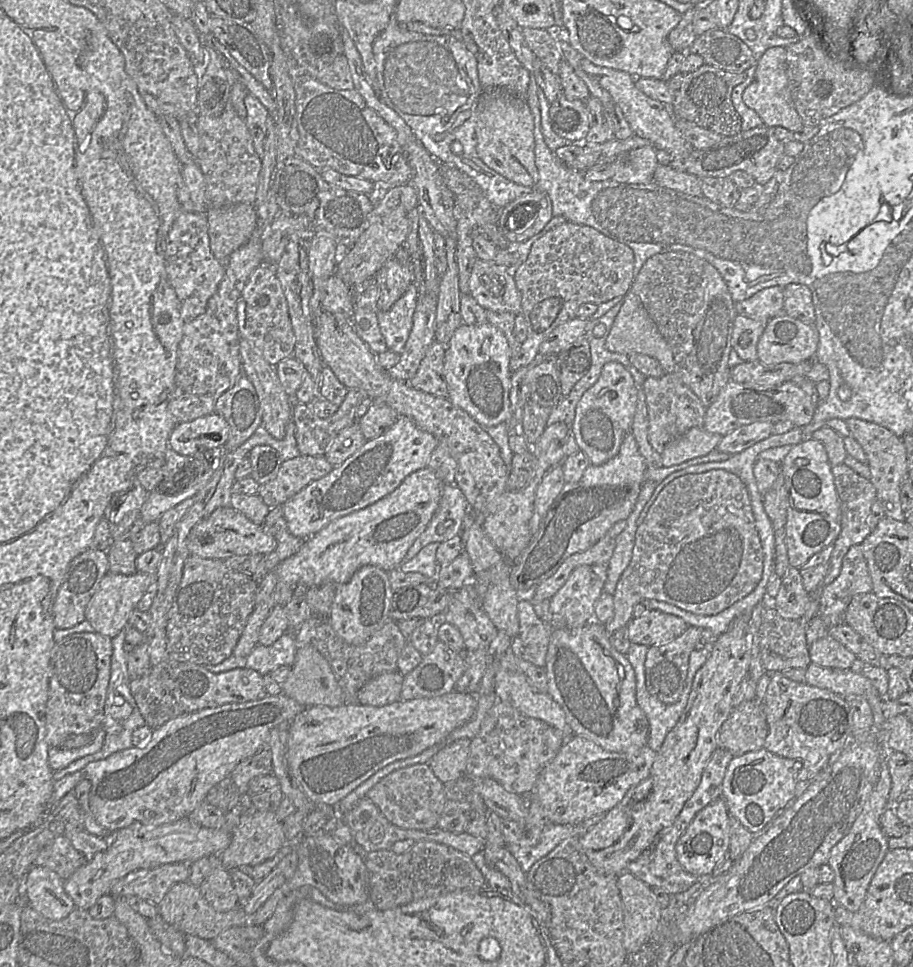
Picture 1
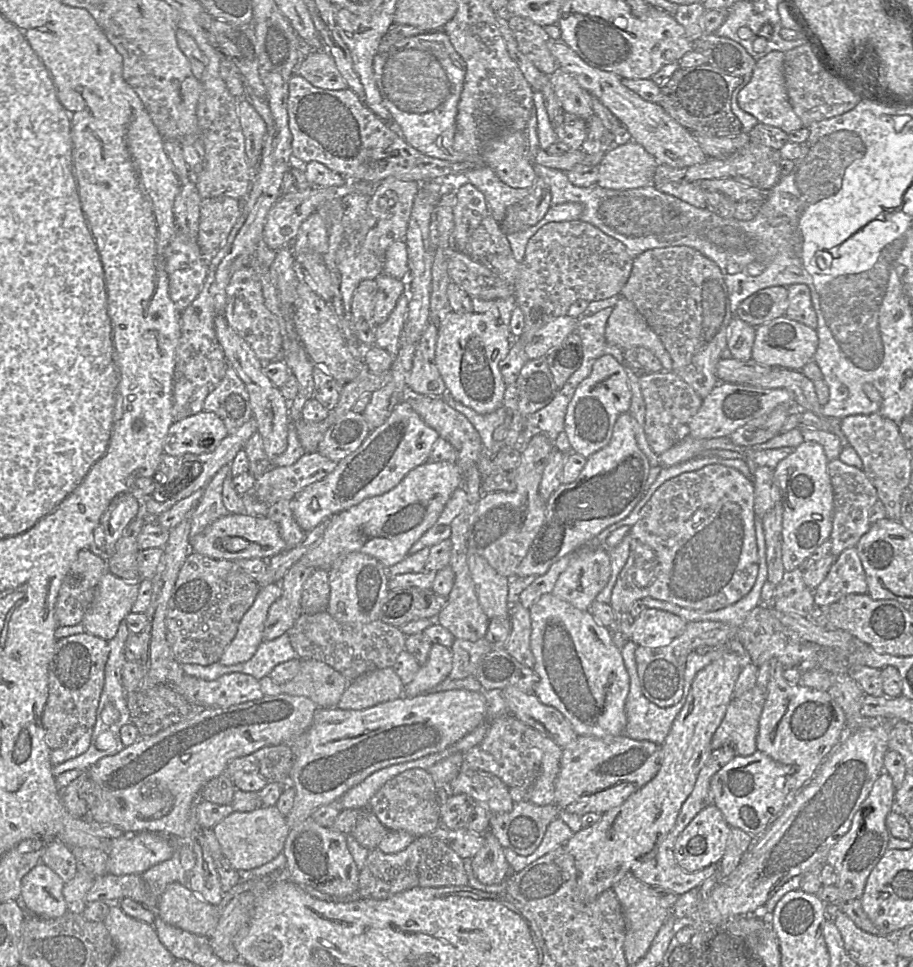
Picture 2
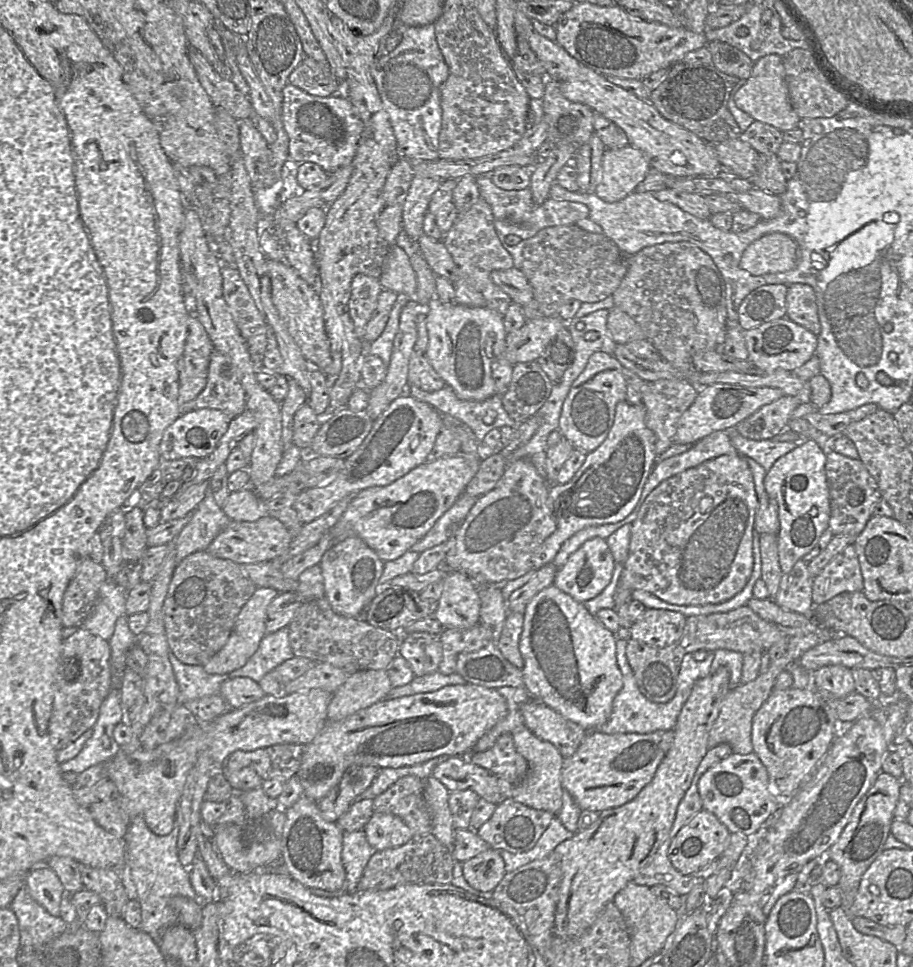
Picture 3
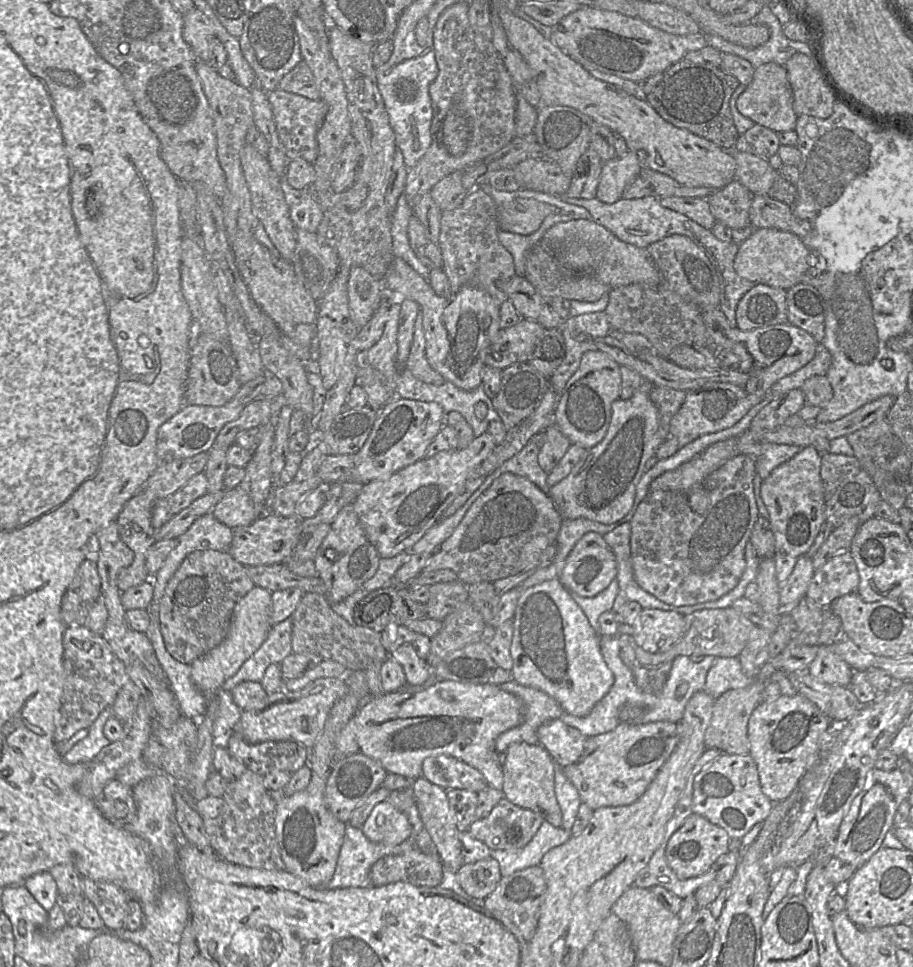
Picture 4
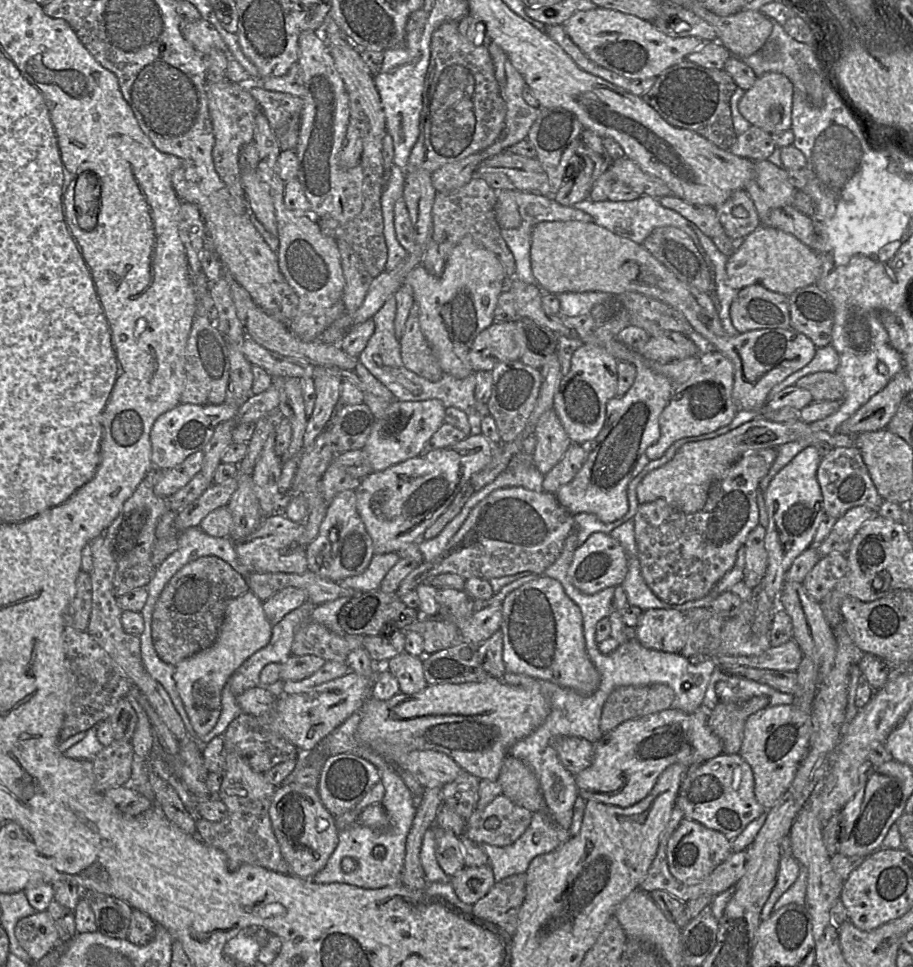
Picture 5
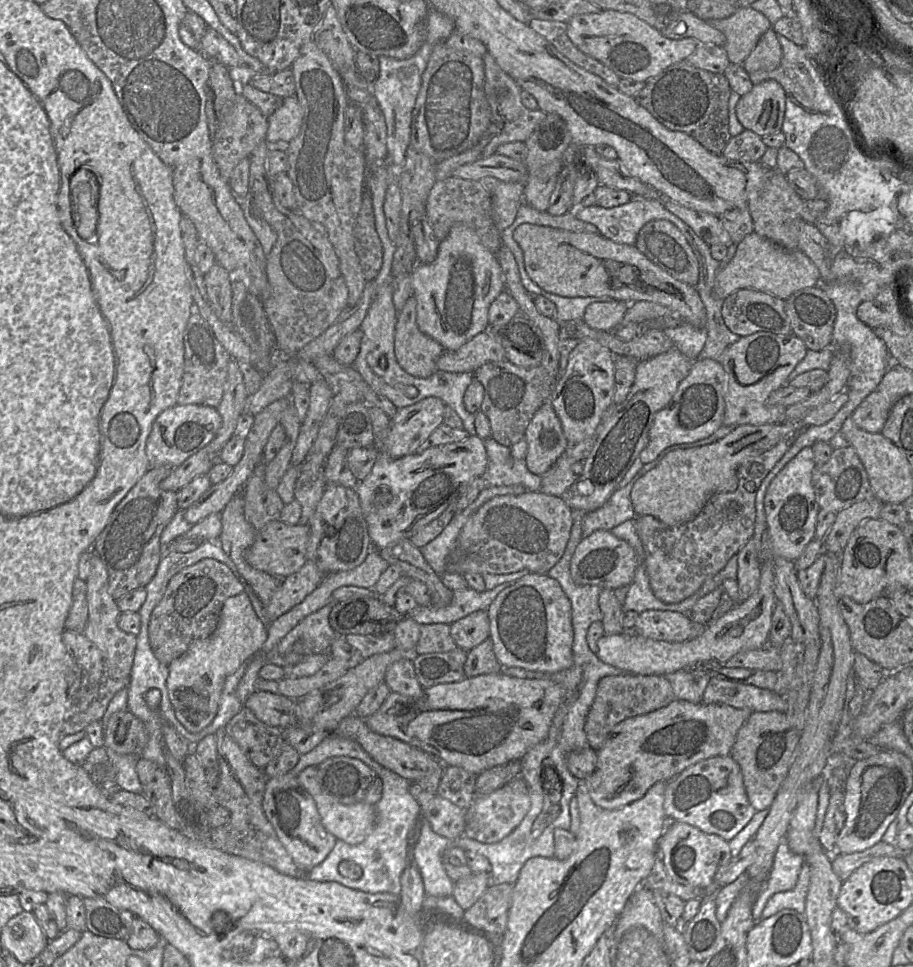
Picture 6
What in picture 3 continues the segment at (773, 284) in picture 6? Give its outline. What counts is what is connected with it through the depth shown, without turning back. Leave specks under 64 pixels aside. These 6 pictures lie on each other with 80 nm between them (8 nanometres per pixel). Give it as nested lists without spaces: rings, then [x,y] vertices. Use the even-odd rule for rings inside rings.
[[[770,233],[745,249],[739,267],[753,276],[786,272],[796,266],[799,250],[800,246],[790,236]]]

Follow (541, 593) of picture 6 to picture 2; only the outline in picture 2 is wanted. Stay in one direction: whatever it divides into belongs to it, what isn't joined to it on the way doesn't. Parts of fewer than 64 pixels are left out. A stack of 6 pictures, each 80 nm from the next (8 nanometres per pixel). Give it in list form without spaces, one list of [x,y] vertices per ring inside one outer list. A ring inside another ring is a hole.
[[[552,593],[542,595],[530,608],[530,648],[535,658],[533,670],[539,681],[533,693],[545,705],[560,711],[578,735],[601,739],[624,735],[627,717],[625,701],[629,675],[620,650],[612,642],[612,631],[601,625],[589,610],[580,610]]]

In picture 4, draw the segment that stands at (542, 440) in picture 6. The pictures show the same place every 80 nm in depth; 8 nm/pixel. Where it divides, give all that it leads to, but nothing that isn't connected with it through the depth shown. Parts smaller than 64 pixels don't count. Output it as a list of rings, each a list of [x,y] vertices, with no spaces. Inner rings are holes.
[[[554,423],[549,424],[543,430],[543,443],[538,454],[538,463],[543,471],[549,475],[571,445]]]

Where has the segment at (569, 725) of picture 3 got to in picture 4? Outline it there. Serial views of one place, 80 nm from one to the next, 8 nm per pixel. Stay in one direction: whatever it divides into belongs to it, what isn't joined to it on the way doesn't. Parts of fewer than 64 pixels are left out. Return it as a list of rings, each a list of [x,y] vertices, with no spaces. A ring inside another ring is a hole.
[[[559,719],[543,723],[537,730],[537,736],[539,743],[562,768],[579,761],[589,738]]]

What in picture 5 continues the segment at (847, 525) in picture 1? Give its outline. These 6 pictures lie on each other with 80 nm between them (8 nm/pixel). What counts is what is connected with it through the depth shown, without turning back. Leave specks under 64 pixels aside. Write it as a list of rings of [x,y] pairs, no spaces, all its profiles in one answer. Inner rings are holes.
[[[856,446],[850,448],[835,447],[830,453],[822,457],[817,470],[817,480],[823,497],[824,512],[835,519],[857,506],[878,510],[883,502],[883,498],[879,495],[869,475],[860,450]]]

